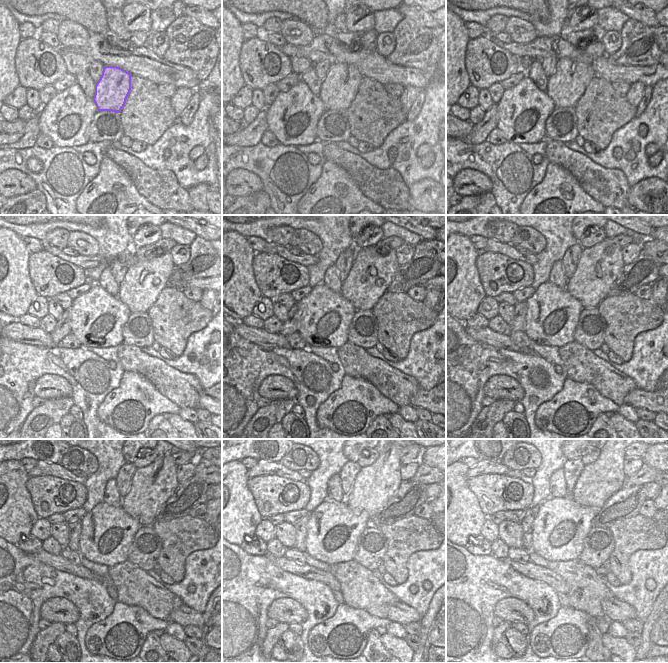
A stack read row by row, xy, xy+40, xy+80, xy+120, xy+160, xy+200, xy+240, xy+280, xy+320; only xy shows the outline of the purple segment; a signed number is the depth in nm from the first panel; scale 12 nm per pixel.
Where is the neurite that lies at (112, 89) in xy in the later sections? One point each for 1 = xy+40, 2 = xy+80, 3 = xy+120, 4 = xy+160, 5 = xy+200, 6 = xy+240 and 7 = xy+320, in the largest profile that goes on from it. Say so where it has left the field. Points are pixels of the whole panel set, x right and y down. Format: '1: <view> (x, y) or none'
1: xy+40 (338, 89)
2: xy+80 (565, 86)
3: xy+120 (144, 280)
4: xy+160 (369, 278)
5: xy+200 (590, 282)
6: xy+240 (144, 499)
7: xy+320 (592, 489)

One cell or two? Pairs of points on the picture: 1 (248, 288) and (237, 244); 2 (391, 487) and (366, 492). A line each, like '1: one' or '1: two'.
1: one
2: two

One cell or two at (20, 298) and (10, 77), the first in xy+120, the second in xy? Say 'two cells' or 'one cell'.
one cell

